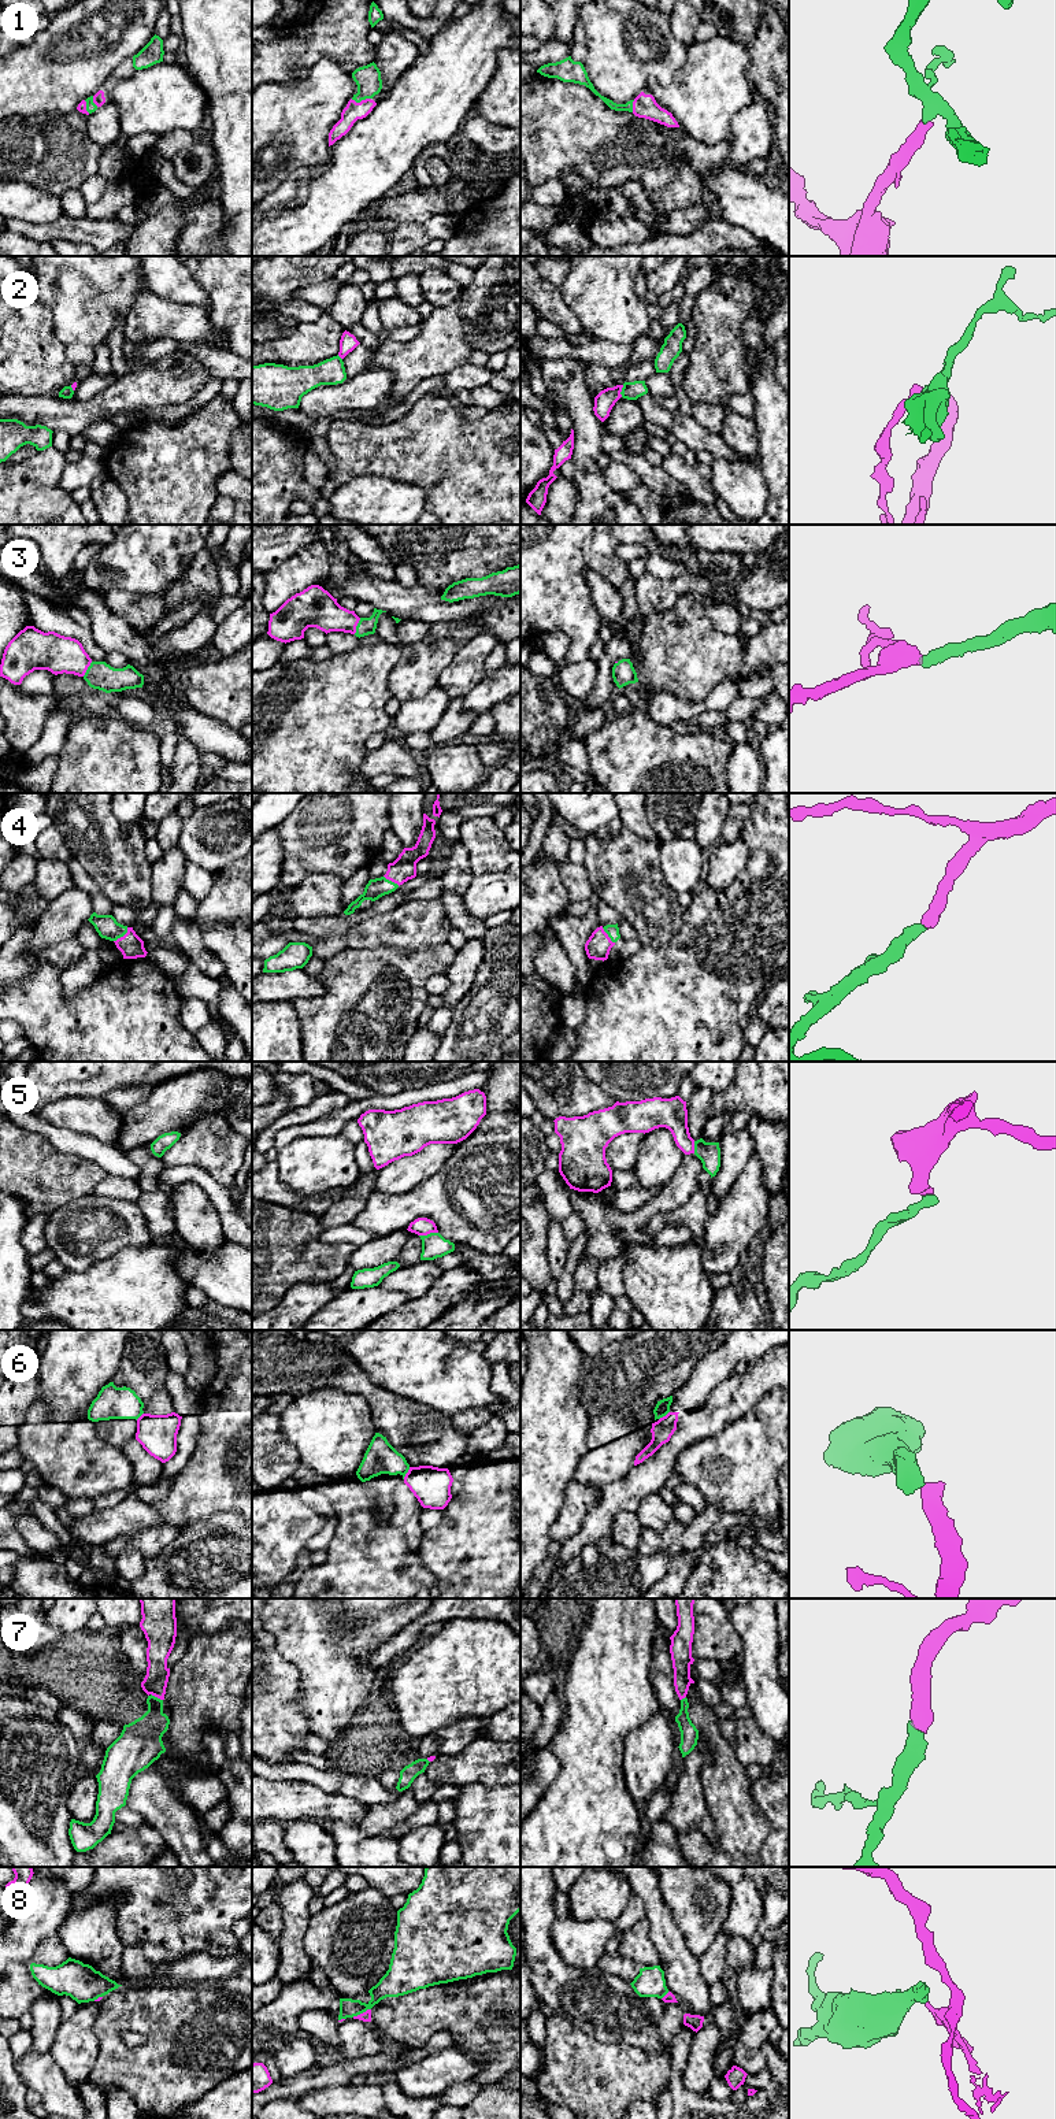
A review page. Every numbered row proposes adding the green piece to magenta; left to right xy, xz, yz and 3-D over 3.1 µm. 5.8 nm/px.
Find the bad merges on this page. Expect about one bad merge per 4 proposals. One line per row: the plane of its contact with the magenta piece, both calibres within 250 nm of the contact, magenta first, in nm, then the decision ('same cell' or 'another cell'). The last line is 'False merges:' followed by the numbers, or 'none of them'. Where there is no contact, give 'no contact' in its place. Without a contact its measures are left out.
1: contact in xz; calibres 110 and 150 nm; same cell
2: contact in yz; calibres 120 and 110 nm; another cell
3: contact in xz; calibres 220 and 100 nm; same cell
4: contact in xy; calibres 140 and 130 nm; same cell
5: contact in xz; calibres 110 and 150 nm; same cell
6: contact in xz; calibres 220 and 190 nm; another cell
7: contact in xy; calibres 140 and 200 nm; same cell
8: contact in xz; calibres 60 and 140 nm; another cell
False merges: 2, 6, 8

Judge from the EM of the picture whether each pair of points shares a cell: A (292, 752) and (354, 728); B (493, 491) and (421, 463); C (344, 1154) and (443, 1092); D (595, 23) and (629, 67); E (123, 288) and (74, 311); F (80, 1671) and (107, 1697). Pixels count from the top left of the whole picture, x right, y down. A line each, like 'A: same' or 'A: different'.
A: same
B: same
C: different
D: same
E: same
F: same

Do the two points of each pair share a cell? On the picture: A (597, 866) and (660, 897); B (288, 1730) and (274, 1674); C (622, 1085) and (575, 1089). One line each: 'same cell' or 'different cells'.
A: same cell
B: same cell
C: different cells

